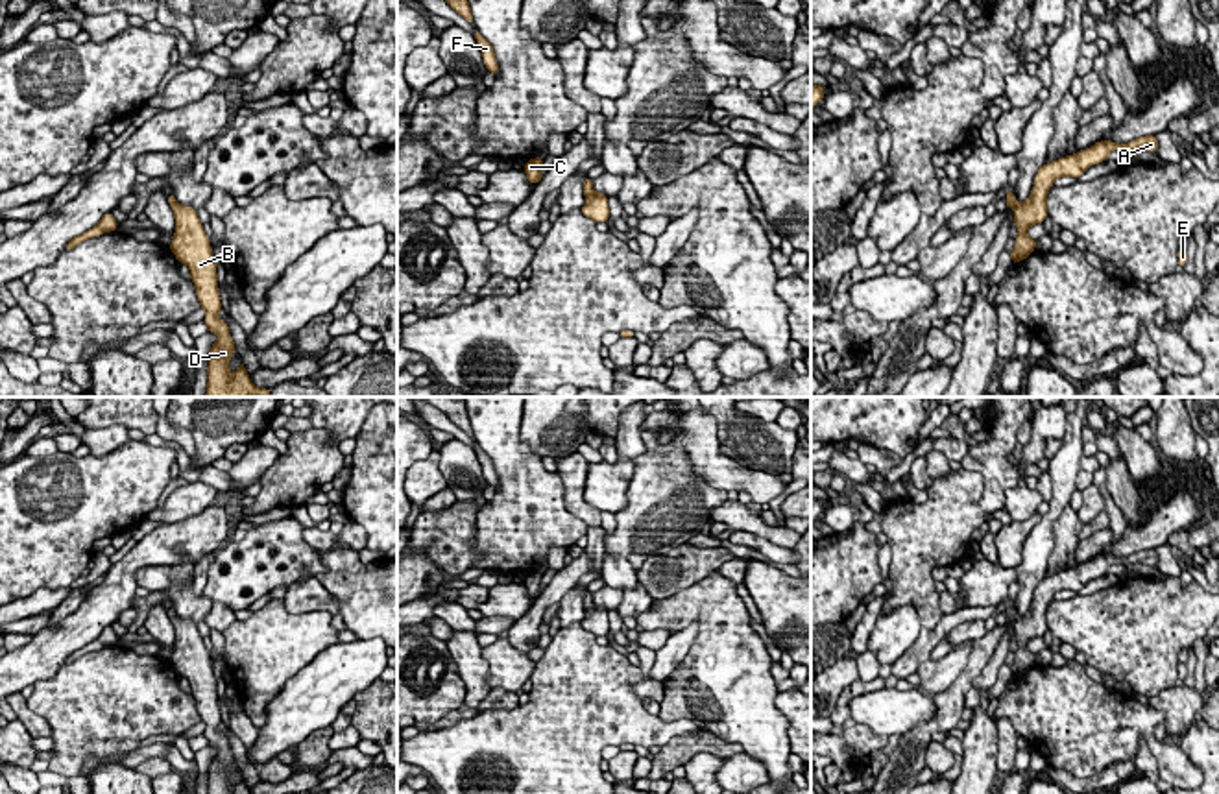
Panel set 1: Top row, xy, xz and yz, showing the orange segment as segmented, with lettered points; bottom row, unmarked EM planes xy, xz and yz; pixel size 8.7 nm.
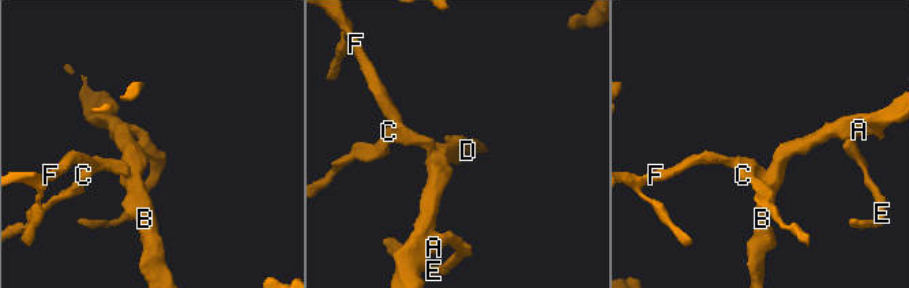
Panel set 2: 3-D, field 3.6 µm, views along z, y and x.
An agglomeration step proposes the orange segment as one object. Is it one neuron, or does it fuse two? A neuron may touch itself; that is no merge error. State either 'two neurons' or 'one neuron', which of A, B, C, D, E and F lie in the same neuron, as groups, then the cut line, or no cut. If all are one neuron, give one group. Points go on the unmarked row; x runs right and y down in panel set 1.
one neuron; A B C D E F; no cut

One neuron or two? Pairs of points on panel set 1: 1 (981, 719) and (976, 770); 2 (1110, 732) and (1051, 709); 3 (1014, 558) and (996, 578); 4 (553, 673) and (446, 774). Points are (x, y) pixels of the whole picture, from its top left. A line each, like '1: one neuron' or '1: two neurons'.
1: one neuron
2: one neuron
3: two neurons
4: one neuron

